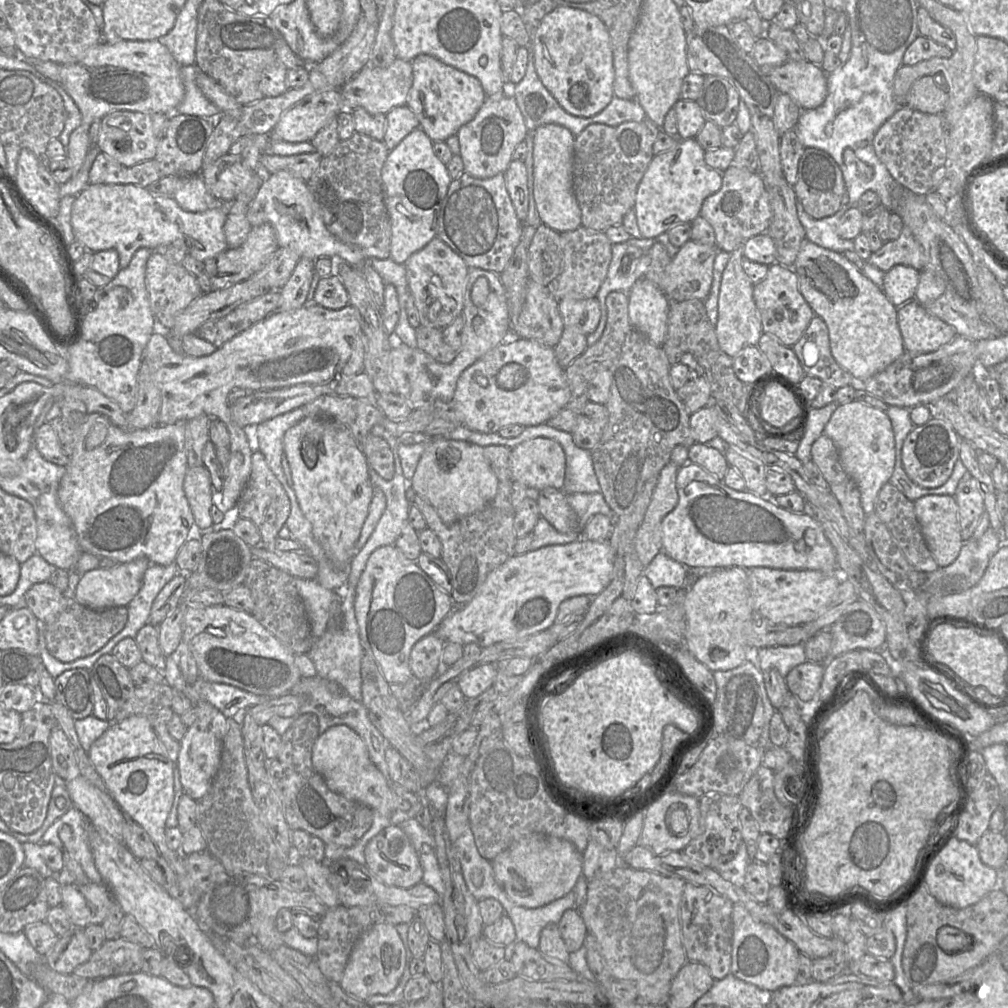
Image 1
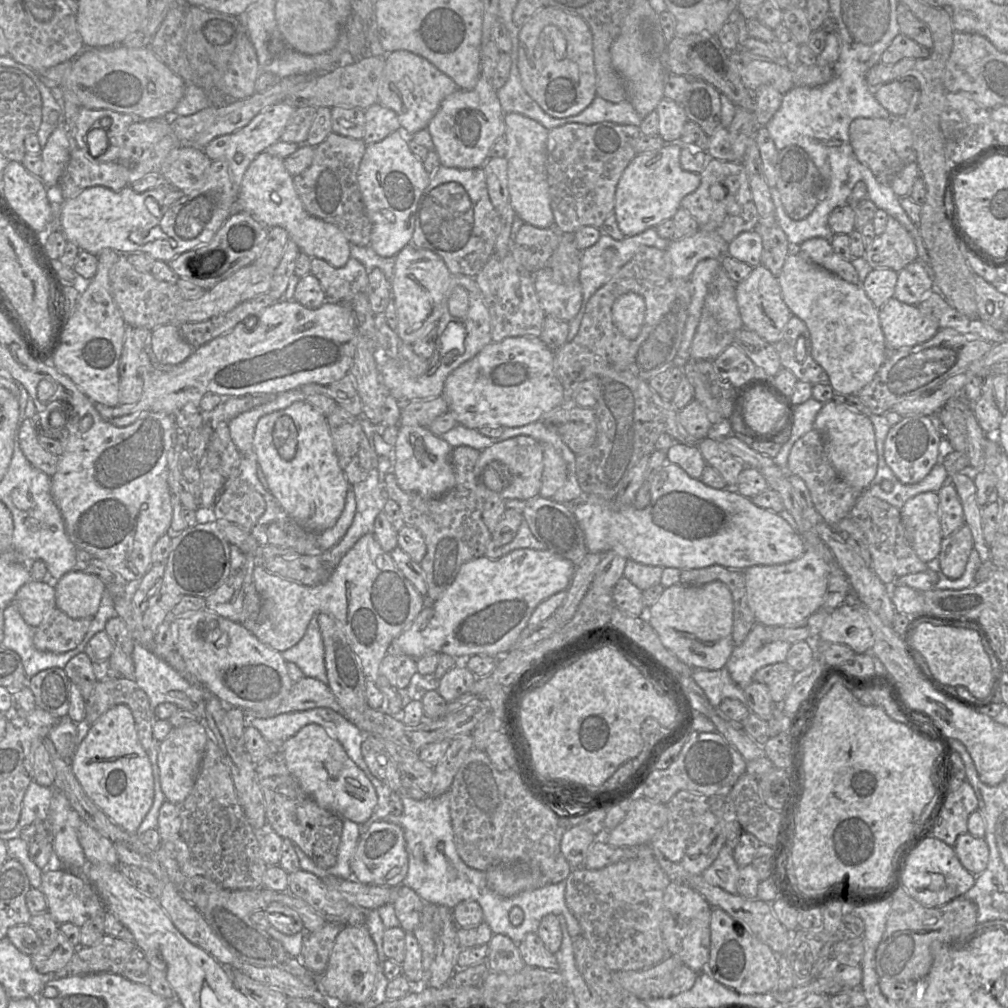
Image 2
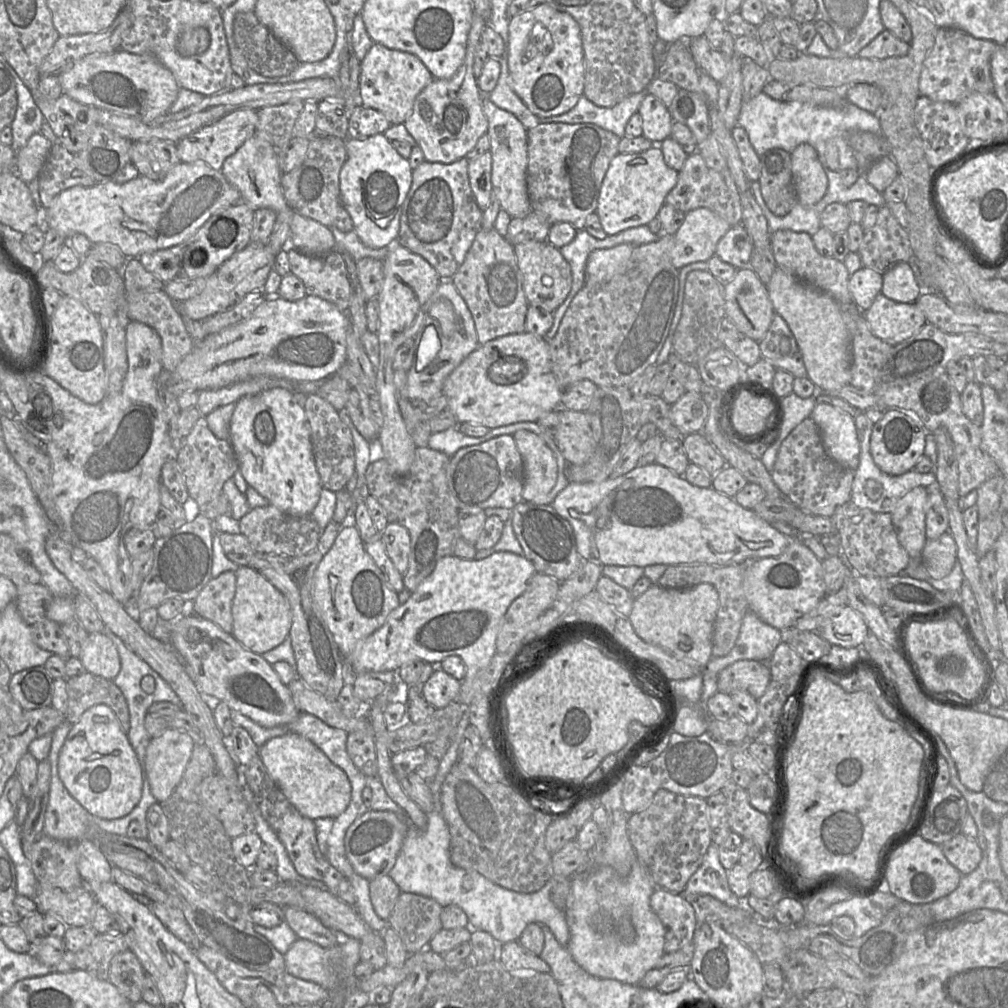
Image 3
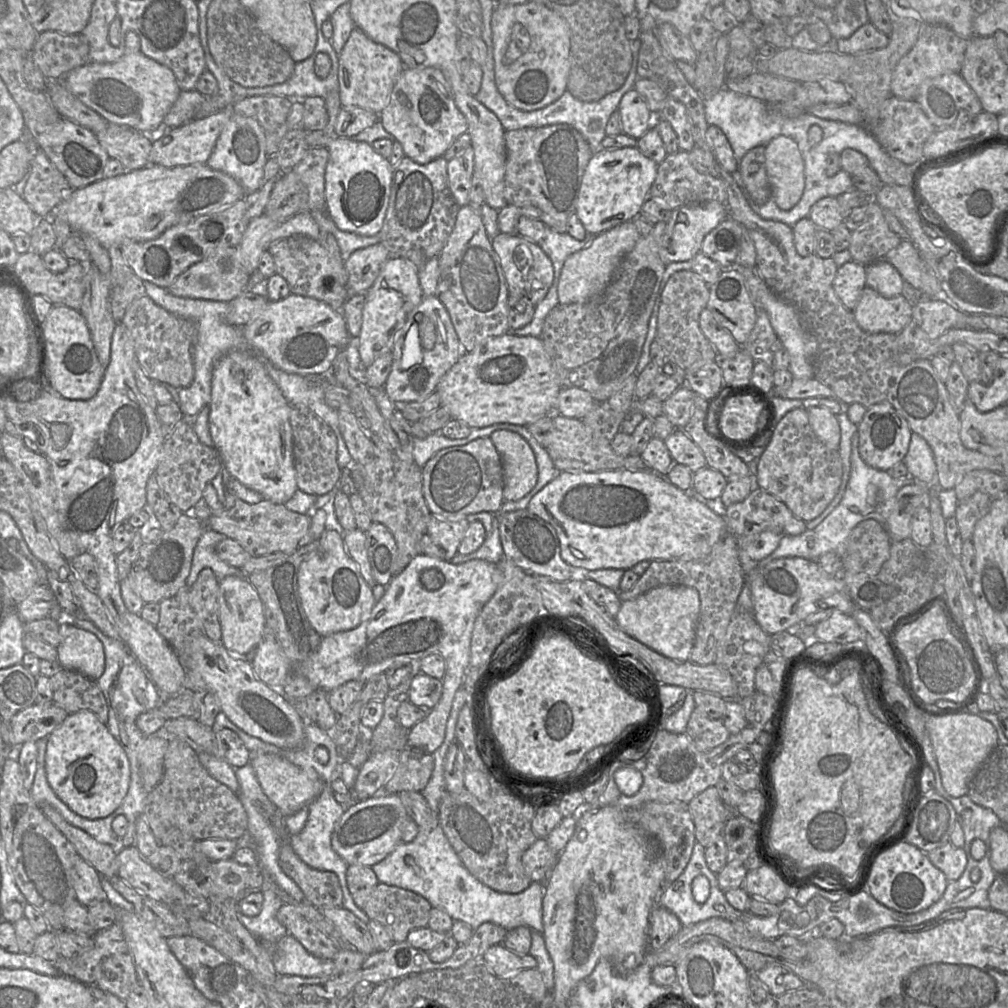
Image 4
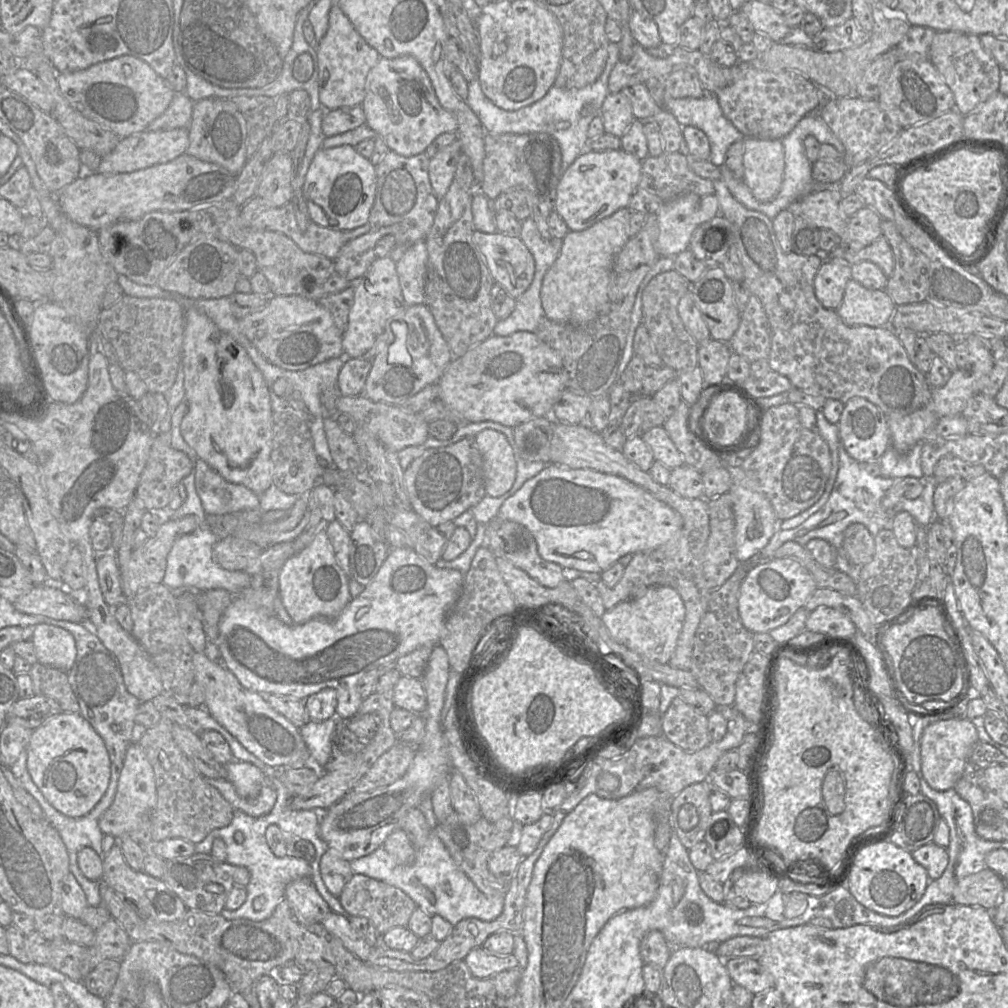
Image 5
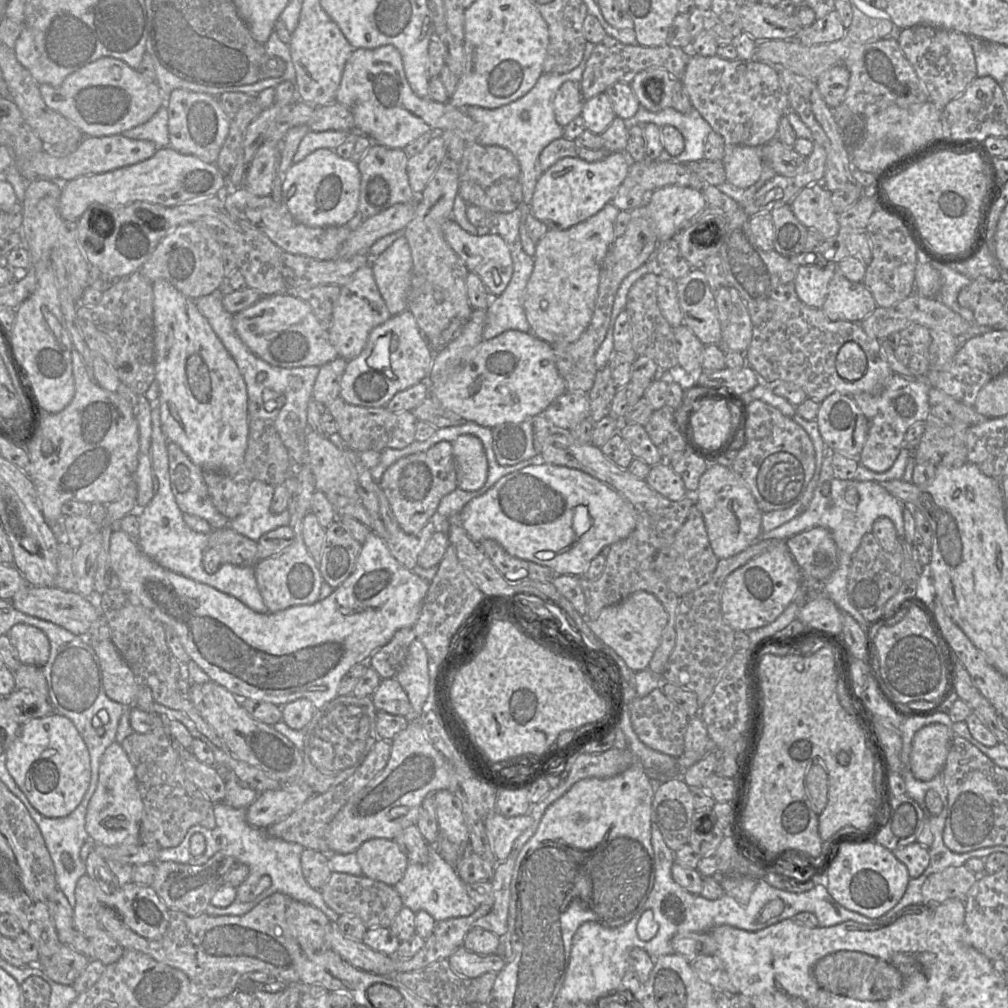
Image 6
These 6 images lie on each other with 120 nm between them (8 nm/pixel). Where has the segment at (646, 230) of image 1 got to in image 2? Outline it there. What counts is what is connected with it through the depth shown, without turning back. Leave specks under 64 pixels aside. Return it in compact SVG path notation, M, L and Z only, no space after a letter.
M667 143L660 149L637 154L623 171L615 192L613 215L623 235L637 235L672 219L682 199L701 183L700 173L686 171L680 164L683 145Z

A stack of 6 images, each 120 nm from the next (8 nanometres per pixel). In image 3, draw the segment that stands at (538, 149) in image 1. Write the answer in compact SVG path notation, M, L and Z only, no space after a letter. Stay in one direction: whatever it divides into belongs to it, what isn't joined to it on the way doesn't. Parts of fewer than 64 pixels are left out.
M487 98L483 101L483 112L488 120L487 136L490 140L492 156L491 181L493 192L499 201L501 209L511 218L524 218L532 213L527 191L527 164L528 164L528 130L510 112L495 106Z

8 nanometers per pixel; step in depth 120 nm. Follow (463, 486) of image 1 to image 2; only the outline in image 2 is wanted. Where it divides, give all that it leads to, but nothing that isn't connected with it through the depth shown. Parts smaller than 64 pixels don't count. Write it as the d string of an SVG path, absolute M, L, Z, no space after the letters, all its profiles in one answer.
M398 425L397 440L393 447L392 472L397 485L406 491L425 498L445 495L455 487L455 474L450 462L455 449L441 436L434 435L428 427Z

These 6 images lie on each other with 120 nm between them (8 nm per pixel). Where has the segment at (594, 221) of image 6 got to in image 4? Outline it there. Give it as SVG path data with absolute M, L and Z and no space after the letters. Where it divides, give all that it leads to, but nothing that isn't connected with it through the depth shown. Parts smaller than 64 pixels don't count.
M635 221L623 222L594 236L591 245L571 254L563 264L557 285L559 304L587 302L600 295L612 281L625 256L640 239Z

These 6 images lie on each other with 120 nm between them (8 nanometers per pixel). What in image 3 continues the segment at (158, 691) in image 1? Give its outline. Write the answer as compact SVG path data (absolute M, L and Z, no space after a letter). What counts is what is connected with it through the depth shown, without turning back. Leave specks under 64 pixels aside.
M83 671L66 679L68 695L65 721L76 724L81 715L97 705L110 707L126 733L130 727L129 707L120 688L111 680Z

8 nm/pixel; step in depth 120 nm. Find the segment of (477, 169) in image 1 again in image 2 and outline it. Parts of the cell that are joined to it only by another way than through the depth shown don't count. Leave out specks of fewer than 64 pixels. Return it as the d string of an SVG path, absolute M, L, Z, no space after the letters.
M479 77L477 84L469 90L458 89L448 95L440 104L434 117L428 123L426 130L430 133L434 151L440 164L445 167L472 169L482 167L489 159L489 149L497 139L504 136L504 115L495 90L485 77Z

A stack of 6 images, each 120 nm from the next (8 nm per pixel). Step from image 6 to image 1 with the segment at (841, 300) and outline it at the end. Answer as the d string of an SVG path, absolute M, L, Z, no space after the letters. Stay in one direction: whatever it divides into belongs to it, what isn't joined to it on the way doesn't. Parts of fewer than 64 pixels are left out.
M915 300L897 307L897 322L906 352L929 353L952 341L954 329Z

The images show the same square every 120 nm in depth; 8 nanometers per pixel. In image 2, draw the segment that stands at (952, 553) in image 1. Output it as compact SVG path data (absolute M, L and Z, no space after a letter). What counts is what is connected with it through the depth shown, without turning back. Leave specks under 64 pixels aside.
M936 492L920 493L900 508L906 538L921 561L937 559L943 539Z

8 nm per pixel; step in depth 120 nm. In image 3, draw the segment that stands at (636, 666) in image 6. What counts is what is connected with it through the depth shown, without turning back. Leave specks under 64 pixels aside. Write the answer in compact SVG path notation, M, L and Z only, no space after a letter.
M709 583L688 588L652 585L634 599L628 619L638 636L646 642L661 647L681 661L704 668L712 658L712 637L718 607L718 592Z

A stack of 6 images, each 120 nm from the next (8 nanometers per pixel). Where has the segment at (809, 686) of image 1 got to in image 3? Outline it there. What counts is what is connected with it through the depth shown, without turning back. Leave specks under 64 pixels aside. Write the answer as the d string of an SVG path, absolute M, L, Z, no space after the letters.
M739 660L718 673L717 691L729 695L736 691L747 691L758 699L764 694L770 681L768 662Z

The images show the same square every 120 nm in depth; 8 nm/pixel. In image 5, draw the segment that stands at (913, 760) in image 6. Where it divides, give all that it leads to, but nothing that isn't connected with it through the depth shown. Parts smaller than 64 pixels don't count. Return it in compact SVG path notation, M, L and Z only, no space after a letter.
M967 718L937 721L925 728L920 742L921 774L937 791L953 789L960 779L973 745L979 741L973 722Z

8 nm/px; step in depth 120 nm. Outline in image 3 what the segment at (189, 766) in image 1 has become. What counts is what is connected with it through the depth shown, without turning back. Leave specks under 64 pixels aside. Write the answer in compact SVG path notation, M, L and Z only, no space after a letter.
M172 728L151 738L145 755L145 774L157 802L167 800L179 785L196 744L194 735Z

